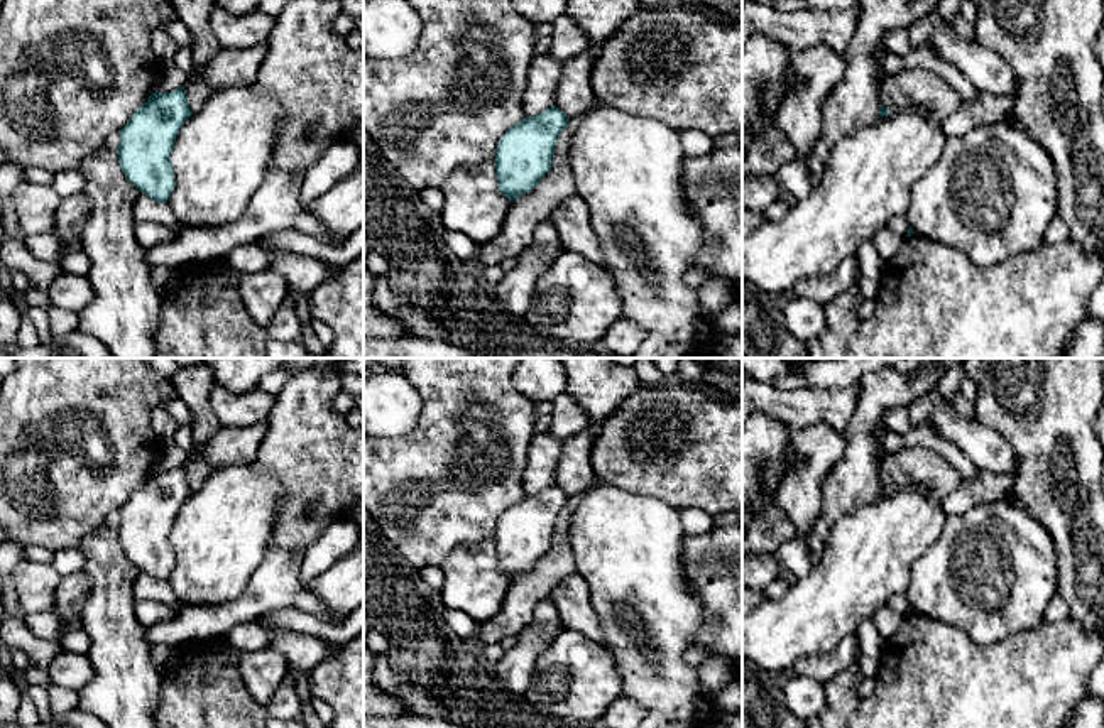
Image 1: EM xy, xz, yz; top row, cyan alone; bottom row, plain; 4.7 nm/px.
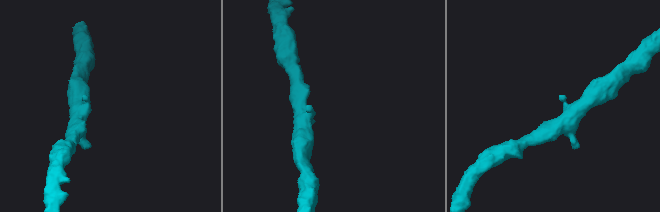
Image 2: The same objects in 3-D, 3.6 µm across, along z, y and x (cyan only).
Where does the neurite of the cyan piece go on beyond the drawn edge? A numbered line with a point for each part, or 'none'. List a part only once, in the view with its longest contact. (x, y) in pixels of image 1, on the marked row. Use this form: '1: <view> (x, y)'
none

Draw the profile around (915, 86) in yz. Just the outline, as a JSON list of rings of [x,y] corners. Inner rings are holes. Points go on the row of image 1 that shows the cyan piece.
[[[908,68],[898,74],[884,74],[879,103],[886,110],[925,108],[940,123],[960,108],[964,100],[938,74],[923,68]]]

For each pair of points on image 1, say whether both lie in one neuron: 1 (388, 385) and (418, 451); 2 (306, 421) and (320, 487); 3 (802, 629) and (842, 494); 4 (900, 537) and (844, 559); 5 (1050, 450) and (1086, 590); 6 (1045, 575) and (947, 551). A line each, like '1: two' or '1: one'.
1: two
2: one
3: two
4: one
5: one
6: one

